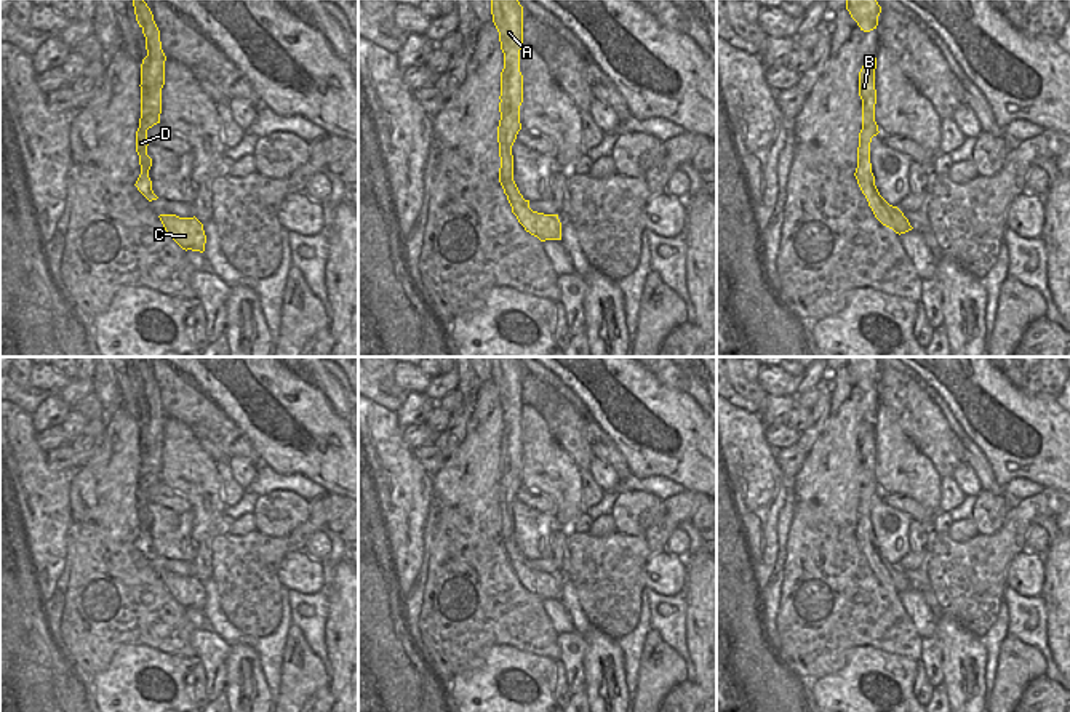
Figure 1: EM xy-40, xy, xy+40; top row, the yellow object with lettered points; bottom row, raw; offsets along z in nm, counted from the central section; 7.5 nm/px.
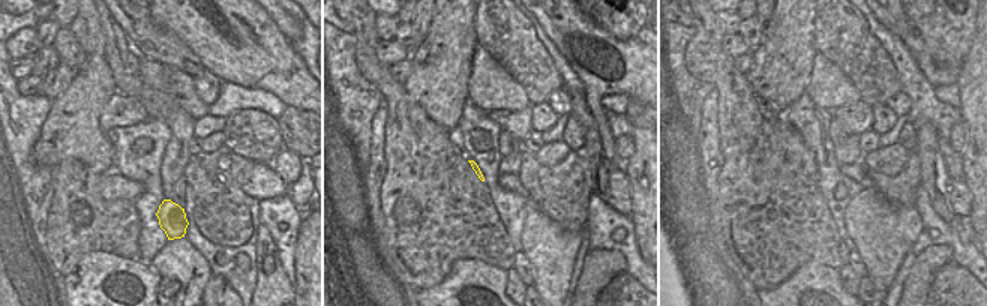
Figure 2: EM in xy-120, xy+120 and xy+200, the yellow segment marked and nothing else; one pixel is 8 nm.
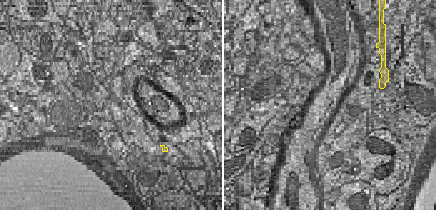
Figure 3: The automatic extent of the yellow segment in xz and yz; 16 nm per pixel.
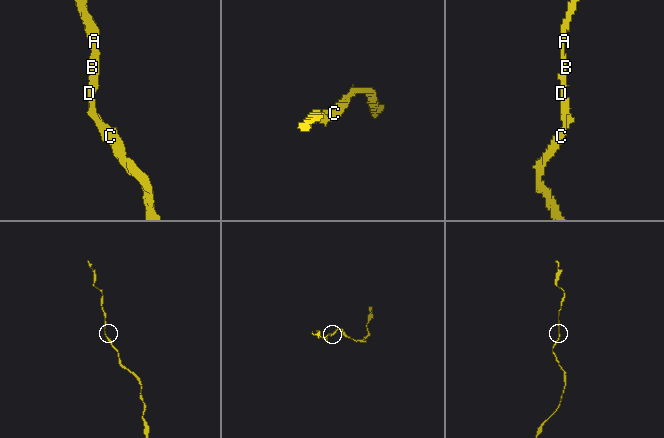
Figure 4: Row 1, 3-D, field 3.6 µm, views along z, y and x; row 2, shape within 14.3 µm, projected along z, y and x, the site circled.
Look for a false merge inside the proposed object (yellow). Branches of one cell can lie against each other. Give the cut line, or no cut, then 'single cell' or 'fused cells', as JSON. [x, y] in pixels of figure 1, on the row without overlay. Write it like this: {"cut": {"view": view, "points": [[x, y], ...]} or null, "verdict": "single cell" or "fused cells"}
{"cut": null, "verdict": "single cell"}

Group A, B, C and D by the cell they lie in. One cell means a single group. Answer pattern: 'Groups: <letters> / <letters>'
Groups: A B C D

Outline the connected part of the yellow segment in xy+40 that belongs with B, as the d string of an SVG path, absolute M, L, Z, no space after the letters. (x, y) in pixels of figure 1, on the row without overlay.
M876 416L873 421L864 422L859 430L859 454L862 458L862 488L859 491L857 526L854 534L875 576L883 584L892 587L896 592L900 594L912 589L913 586L897 565L889 563L880 554L875 544L875 534L872 531L870 522L870 501L872 496L880 491L878 483L875 480L875 462L876 462L875 427L876 427Z

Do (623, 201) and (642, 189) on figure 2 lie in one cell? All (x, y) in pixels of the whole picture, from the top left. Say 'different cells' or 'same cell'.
different cells

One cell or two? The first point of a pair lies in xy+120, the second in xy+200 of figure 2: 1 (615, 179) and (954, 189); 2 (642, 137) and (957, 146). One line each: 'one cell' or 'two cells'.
1: one cell
2: two cells

